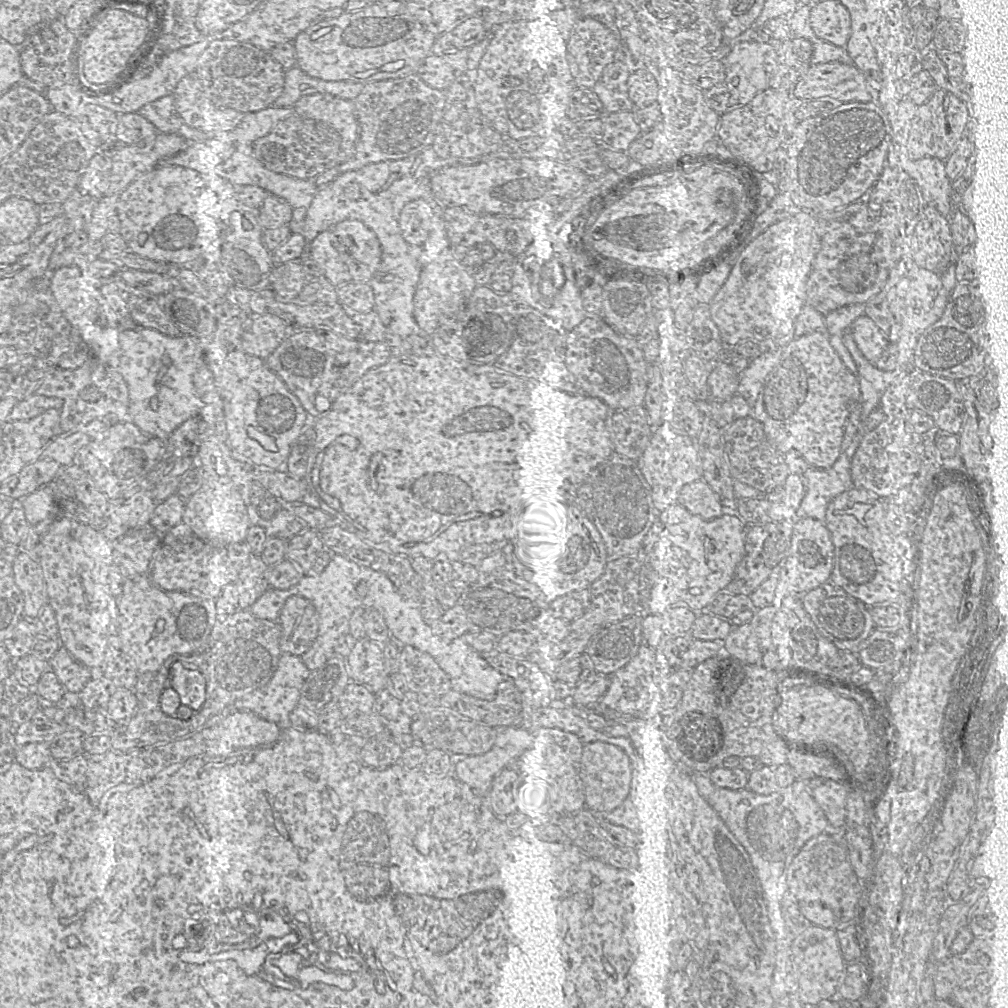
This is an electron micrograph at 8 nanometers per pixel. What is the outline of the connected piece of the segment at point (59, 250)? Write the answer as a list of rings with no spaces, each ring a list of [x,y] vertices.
[[[60,237],[56,241],[55,247],[50,256],[48,273],[54,272],[64,266],[78,267],[85,279],[95,286],[103,286],[119,278],[118,275],[97,277],[90,273],[88,258],[67,248],[64,244],[64,237]]]

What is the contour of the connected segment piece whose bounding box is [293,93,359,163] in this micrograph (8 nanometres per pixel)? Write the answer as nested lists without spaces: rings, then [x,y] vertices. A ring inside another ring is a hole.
[[[315,93],[301,97],[294,104],[295,114],[334,128],[341,137],[339,163],[355,152],[359,126],[353,101],[330,94]]]

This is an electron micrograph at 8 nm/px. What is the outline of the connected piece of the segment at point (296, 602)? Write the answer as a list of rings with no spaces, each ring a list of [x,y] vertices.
[[[299,595],[287,598],[278,622],[281,626],[279,644],[282,653],[301,656],[318,635],[318,613],[308,599]]]

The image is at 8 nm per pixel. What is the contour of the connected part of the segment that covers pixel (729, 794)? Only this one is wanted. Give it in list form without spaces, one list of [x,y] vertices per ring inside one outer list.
[[[693,771],[692,779],[702,797],[717,812],[750,856],[776,937],[776,962],[770,994],[774,1000],[790,996],[792,993],[787,993],[785,977],[791,970],[790,948],[795,937],[786,927],[781,908],[782,898],[788,891],[787,872],[802,847],[810,839],[825,832],[830,824],[813,798],[807,781],[803,779],[798,779],[791,786],[780,788],[769,795],[759,795],[747,788],[730,790],[719,787],[711,781],[709,773]]]

